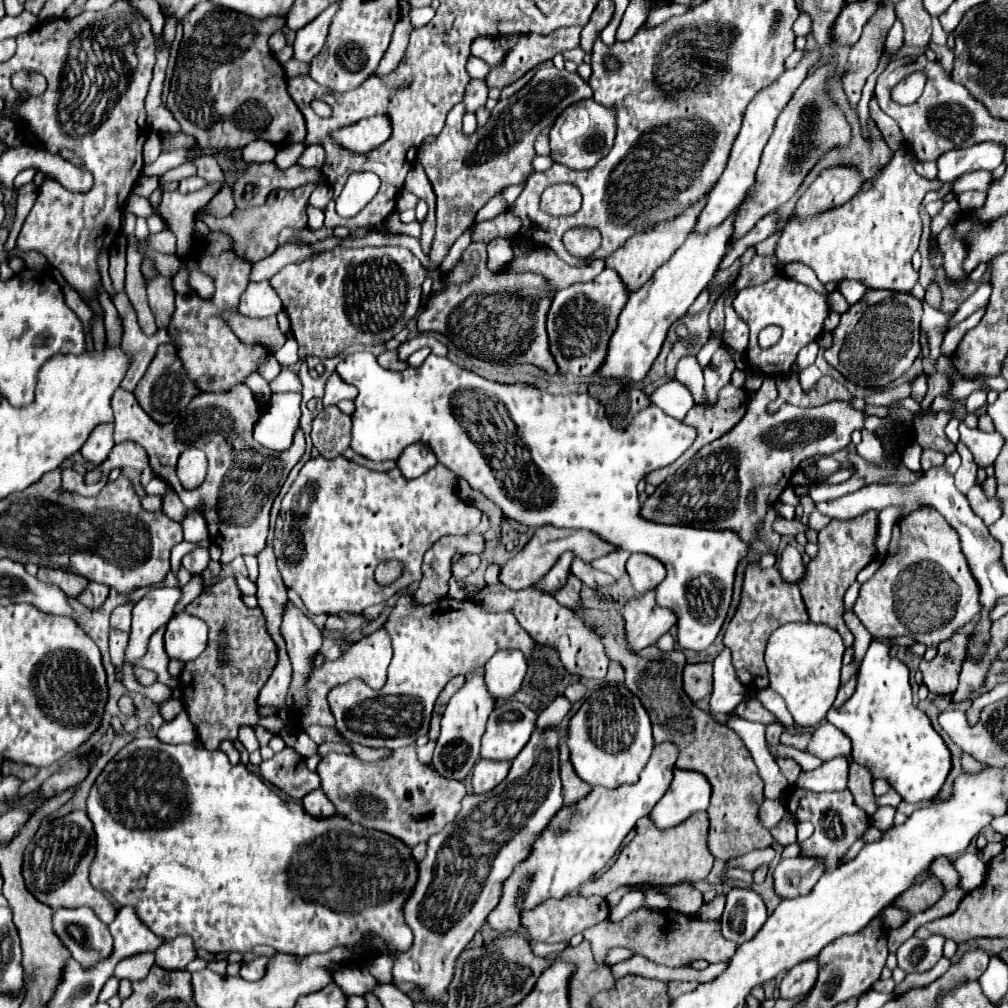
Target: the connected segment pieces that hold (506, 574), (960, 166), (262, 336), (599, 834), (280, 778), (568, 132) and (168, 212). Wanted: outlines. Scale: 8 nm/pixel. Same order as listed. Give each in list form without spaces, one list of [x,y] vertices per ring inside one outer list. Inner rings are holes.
[[[542,527],[538,529],[532,539],[526,543],[526,547],[516,553],[516,557],[508,559],[498,573],[500,583],[504,583],[508,589],[512,591],[520,591],[520,589],[528,589],[532,585],[536,585],[540,581],[540,577],[544,577],[544,573],[548,573],[548,569],[552,569],[552,565],[556,563],[556,559],[564,553],[564,551],[572,551],[576,557],[580,557],[582,561],[590,563],[592,559],[610,553],[614,547],[596,539],[590,531],[584,529],[556,529],[556,527]]]
[[[996,141],[978,143],[968,149],[952,149],[938,159],[938,177],[940,181],[946,183],[976,169],[994,171],[1002,161],[1004,161],[1004,145]]]
[[[224,311],[224,321],[228,321],[230,329],[236,331],[236,337],[246,343],[260,343],[269,353],[274,354],[284,345],[287,336],[278,329],[276,317],[266,319],[248,319],[236,311]]]
[[[668,741],[654,745],[652,757],[648,759],[638,783],[620,785],[618,789],[594,787],[592,793],[576,805],[560,809],[552,823],[536,839],[530,857],[516,865],[512,877],[504,885],[498,907],[488,915],[488,923],[500,933],[518,931],[522,909],[532,909],[552,897],[562,899],[572,893],[572,889],[578,889],[584,881],[602,871],[622,845],[624,837],[634,829],[636,821],[650,815],[656,801],[666,793],[672,781],[676,757],[676,745]]]
[[[290,747],[276,753],[270,761],[264,761],[260,765],[260,773],[264,781],[272,783],[294,799],[302,799],[320,787],[320,777],[310,771],[304,765],[304,759]]]
[[[584,99],[578,103],[572,103],[566,107],[554,121],[550,129],[550,157],[556,163],[562,163],[570,169],[584,171],[592,169],[602,157],[608,155],[608,149],[612,149],[616,135],[616,117],[610,109],[598,105],[592,99]]]
[[[220,183],[208,185],[196,193],[188,193],[188,195],[180,195],[178,191],[172,193],[164,193],[162,195],[162,203],[160,203],[160,213],[164,215],[168,227],[174,231],[174,235],[180,235],[180,243],[178,243],[178,251],[176,253],[186,253],[186,249],[194,243],[192,235],[194,235],[194,215],[200,207],[204,207],[214,193],[220,189]]]

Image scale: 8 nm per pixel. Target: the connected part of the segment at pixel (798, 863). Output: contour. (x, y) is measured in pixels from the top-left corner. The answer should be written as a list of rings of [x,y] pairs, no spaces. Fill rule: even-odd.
[[[816,857],[780,859],[774,871],[776,893],[784,899],[808,895],[824,873],[824,869],[824,861],[816,861]]]

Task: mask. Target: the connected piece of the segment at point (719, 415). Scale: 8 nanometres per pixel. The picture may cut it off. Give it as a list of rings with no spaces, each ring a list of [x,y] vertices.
[[[726,385],[720,393],[718,393],[718,403],[714,405],[714,407],[692,407],[688,413],[686,413],[686,417],[684,417],[684,423],[686,425],[692,425],[696,431],[698,431],[698,437],[696,437],[696,441],[694,441],[694,445],[676,461],[676,463],[672,463],[670,467],[664,467],[664,469],[658,469],[658,471],[652,471],[648,477],[646,477],[646,483],[650,483],[650,485],[660,485],[668,475],[672,475],[682,463],[686,463],[690,457],[694,457],[694,453],[698,453],[704,445],[708,445],[708,443],[712,443],[714,439],[718,439],[718,437],[722,437],[724,433],[728,433],[740,419],[745,415],[747,410],[747,403],[749,402],[750,396],[743,389],[735,387],[734,385]]]

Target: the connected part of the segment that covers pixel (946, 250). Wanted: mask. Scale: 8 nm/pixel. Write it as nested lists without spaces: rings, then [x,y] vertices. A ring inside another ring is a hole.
[[[954,225],[946,227],[940,235],[938,235],[938,241],[940,241],[940,249],[944,253],[944,271],[946,271],[946,277],[948,279],[954,279],[954,281],[960,281],[964,279],[964,271],[962,271],[962,261],[966,257],[966,247],[960,239],[952,237],[954,235]]]

